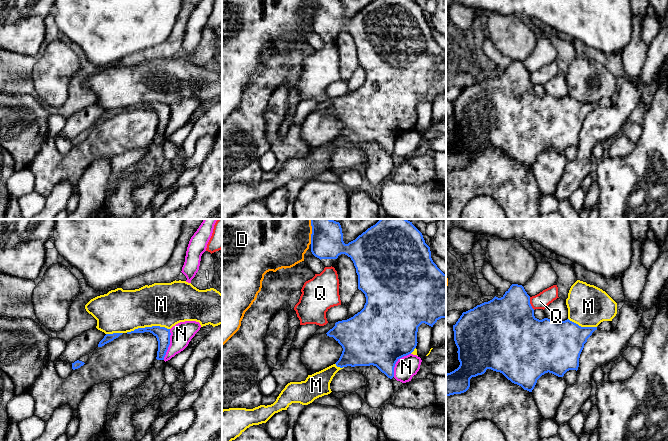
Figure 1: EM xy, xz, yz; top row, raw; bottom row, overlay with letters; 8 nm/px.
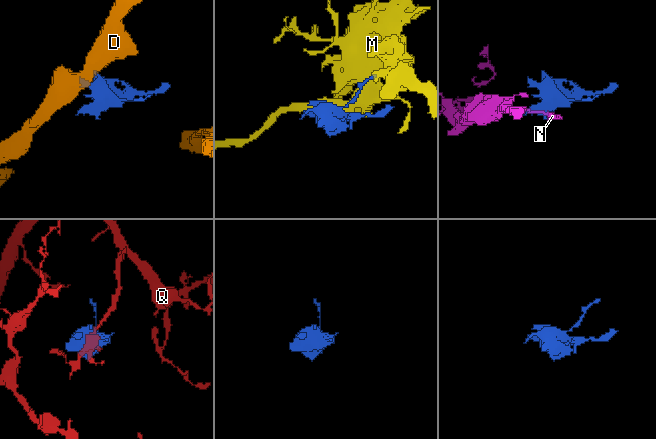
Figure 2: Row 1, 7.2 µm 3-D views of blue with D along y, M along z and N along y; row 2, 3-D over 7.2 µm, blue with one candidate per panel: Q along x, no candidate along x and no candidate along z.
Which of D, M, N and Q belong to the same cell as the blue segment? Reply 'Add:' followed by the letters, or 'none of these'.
Add: none of these

